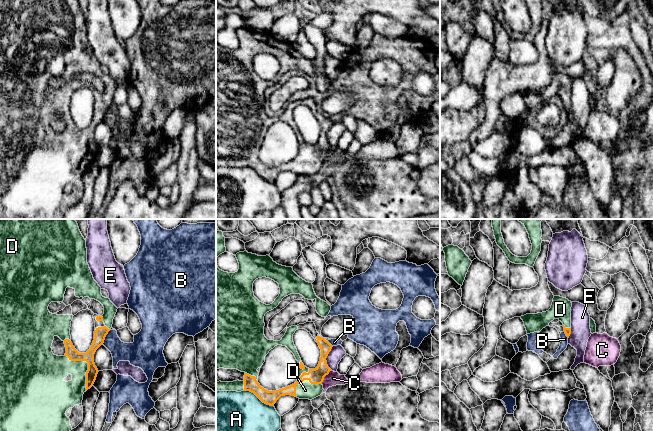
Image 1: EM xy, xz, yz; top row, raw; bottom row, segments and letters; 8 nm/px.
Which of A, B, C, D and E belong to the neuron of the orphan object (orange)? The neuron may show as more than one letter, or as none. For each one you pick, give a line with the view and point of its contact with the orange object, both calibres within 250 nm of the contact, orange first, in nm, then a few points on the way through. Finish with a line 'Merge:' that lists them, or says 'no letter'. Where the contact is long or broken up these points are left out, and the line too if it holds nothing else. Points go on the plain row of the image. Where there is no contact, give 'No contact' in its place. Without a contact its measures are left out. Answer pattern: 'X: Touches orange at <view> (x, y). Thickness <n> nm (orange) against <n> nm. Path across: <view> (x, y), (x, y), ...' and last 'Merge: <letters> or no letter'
D: Touches orange at xy (88, 141). Thickness 100 nm (orange) against 200 nm
Merge: D

